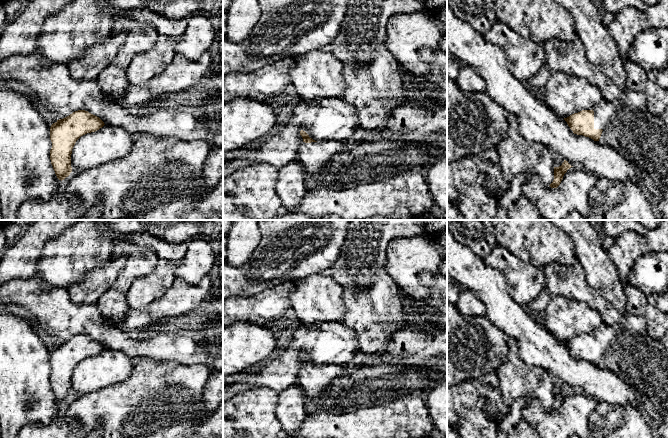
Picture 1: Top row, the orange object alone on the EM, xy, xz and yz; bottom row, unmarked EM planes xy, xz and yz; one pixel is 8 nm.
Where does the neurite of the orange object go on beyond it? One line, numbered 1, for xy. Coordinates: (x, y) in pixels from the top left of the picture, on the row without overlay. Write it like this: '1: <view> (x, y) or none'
1: none

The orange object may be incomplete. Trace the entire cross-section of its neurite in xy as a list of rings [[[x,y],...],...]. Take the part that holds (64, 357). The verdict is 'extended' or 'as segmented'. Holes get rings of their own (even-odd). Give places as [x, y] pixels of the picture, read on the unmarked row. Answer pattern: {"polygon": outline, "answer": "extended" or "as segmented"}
{"polygon": [[[85,334],[75,335],[51,349],[50,384],[59,404],[64,404],[72,396],[71,378],[76,365],[81,360],[95,356],[104,349],[99,341]]], "answer": "as segmented"}

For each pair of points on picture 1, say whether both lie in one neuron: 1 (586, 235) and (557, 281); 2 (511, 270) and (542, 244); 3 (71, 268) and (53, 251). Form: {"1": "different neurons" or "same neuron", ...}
{"1": "different neurons", "2": "different neurons", "3": "same neuron"}

